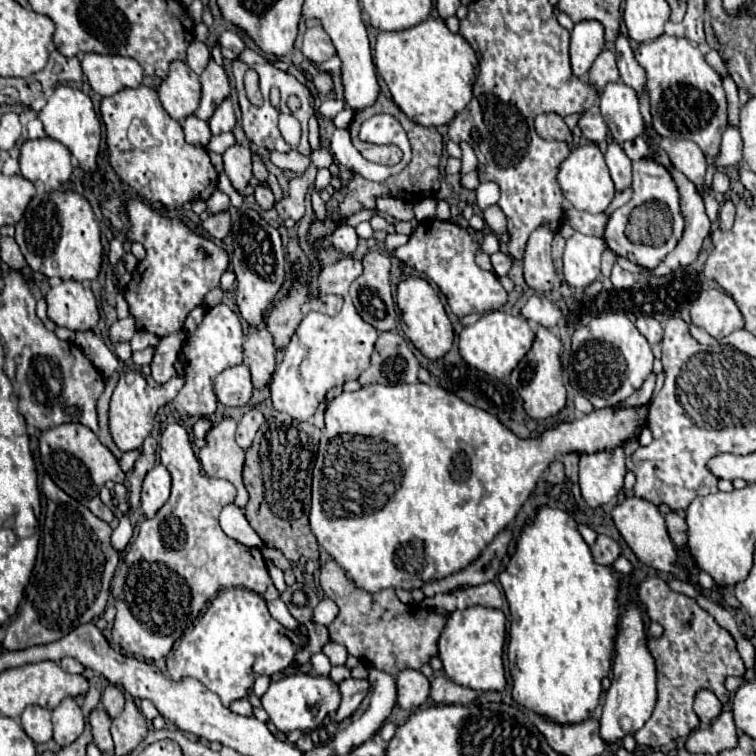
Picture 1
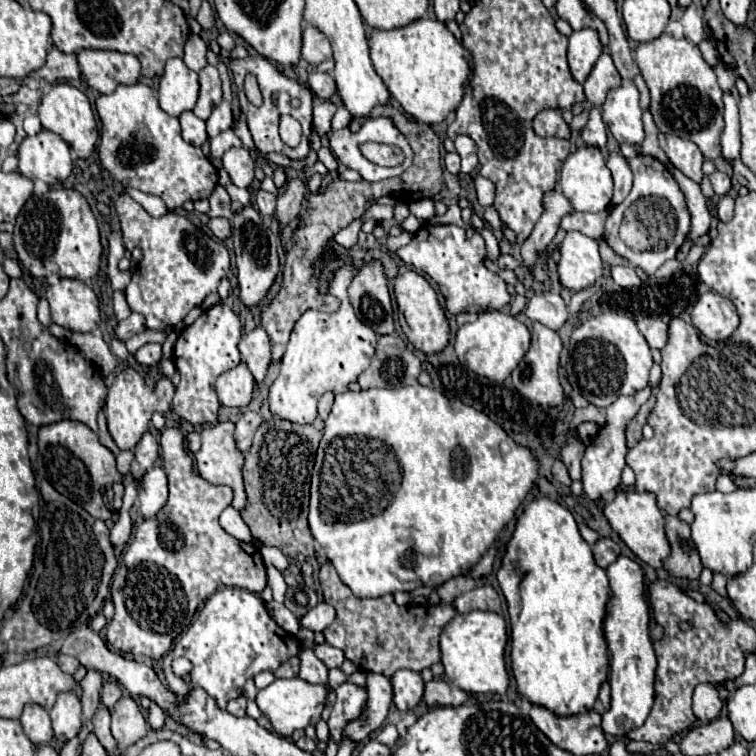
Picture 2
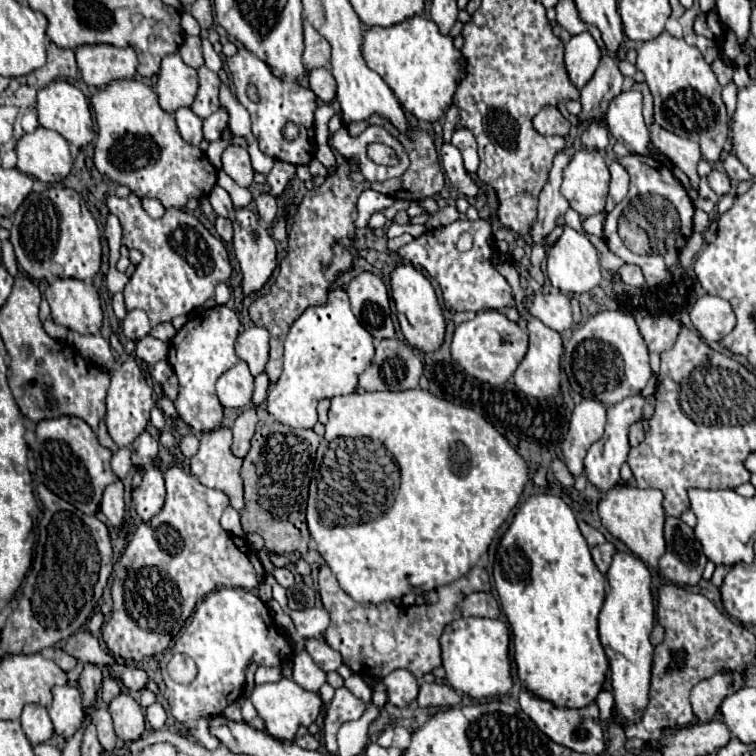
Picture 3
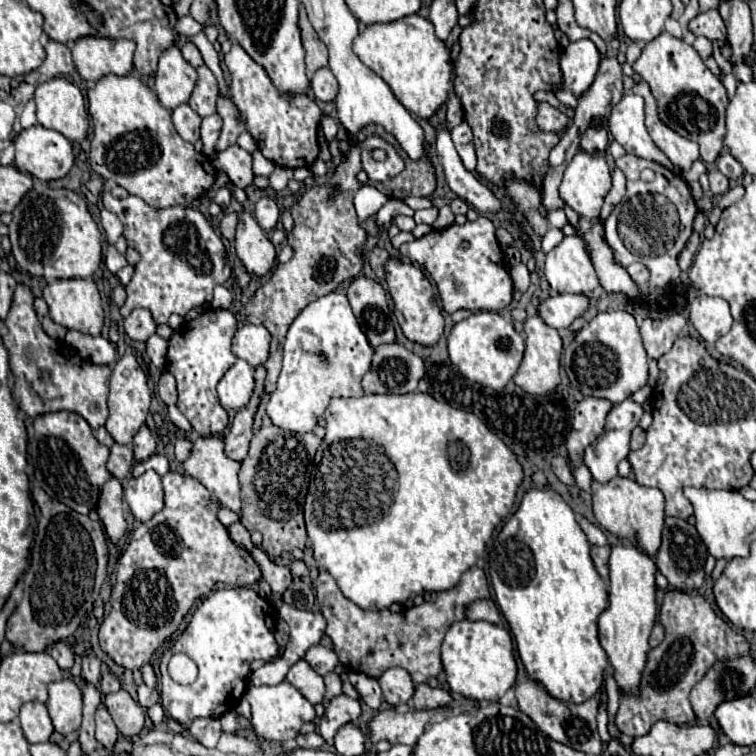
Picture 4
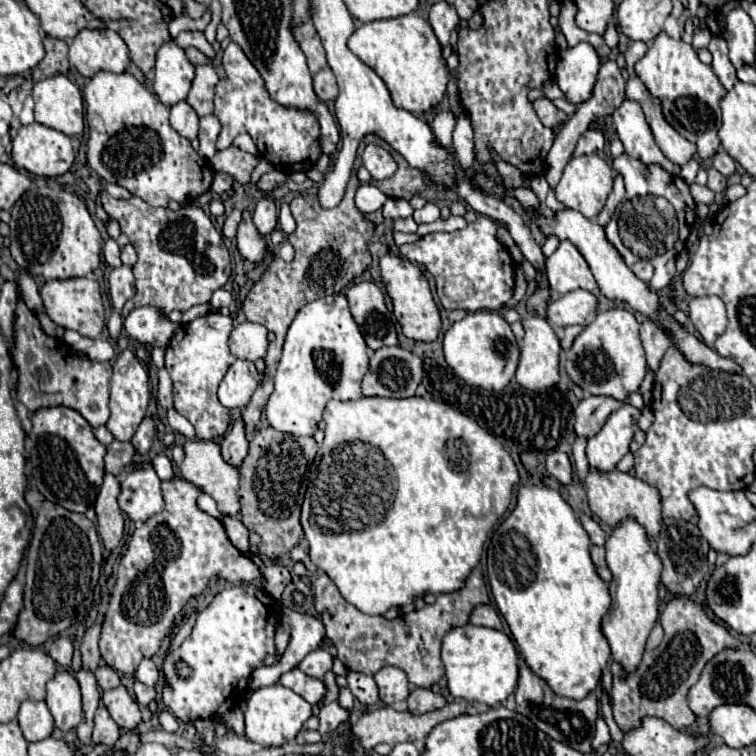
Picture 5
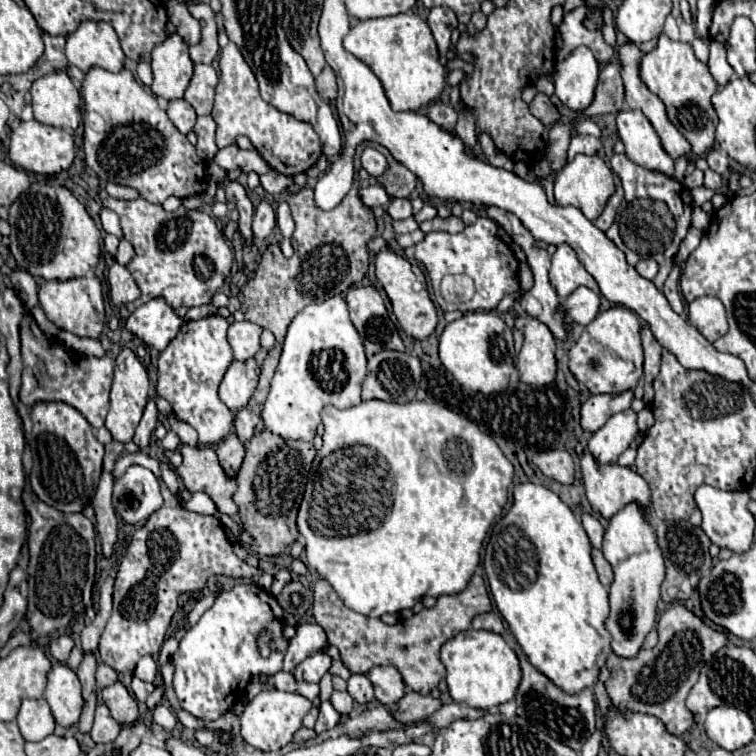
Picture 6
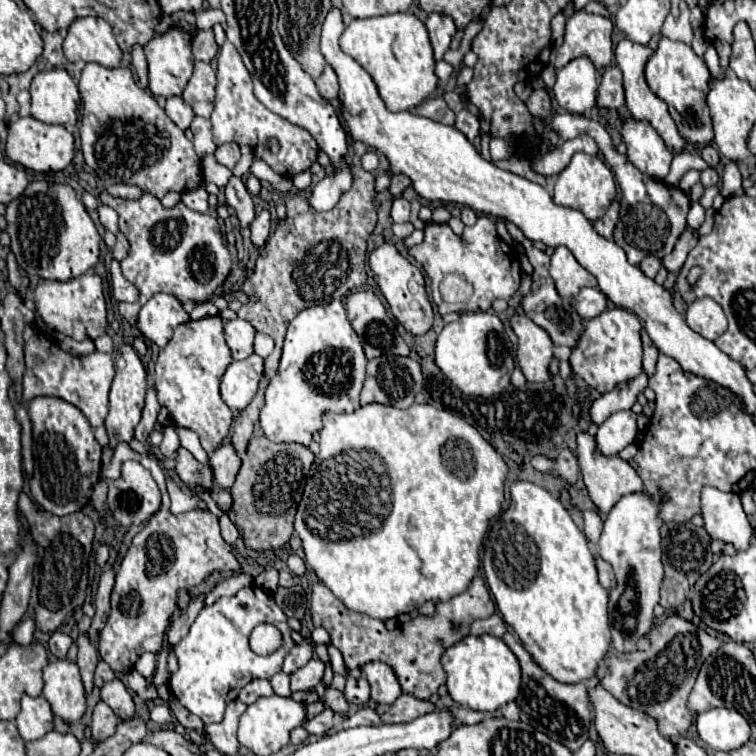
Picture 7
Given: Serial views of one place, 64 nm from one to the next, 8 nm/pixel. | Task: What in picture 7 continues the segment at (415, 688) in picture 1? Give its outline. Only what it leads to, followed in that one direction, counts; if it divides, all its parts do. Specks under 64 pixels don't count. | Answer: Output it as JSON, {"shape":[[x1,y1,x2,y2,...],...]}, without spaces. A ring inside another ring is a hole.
{"shape":[[370,662,362,668,366,680,372,688,372,700,378,704,394,704,394,700,402,694,400,682,394,670,382,662]]}

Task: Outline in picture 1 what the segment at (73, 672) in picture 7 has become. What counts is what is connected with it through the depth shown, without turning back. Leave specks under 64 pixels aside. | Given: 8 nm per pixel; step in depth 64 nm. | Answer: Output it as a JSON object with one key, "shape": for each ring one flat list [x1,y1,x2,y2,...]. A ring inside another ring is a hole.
{"shape":[[64,698,52,712,54,740,60,746,70,746,84,732,84,714,74,698]]}

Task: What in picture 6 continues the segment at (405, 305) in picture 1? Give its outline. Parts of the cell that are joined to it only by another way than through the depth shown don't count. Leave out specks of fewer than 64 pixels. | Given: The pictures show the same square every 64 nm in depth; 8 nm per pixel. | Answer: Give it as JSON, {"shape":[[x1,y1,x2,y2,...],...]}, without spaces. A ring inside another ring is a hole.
{"shape":[[392,250,378,252,374,262,376,262,376,276,384,286,384,292,388,294,394,308,394,316,398,318,406,336,414,340,426,340,428,336,432,336,438,326,438,314,436,314,434,302,430,300,424,272,416,264,410,264,406,258,394,254]]}

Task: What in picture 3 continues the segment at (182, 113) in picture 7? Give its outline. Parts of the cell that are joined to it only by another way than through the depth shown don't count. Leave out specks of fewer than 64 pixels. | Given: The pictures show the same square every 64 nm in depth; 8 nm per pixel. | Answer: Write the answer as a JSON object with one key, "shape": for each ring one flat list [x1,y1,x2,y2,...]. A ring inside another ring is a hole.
{"shape":[[180,108,176,114,176,124,178,124,178,130,180,130,180,136,192,144,192,146,198,146,202,142,202,120,190,110,190,108]]}

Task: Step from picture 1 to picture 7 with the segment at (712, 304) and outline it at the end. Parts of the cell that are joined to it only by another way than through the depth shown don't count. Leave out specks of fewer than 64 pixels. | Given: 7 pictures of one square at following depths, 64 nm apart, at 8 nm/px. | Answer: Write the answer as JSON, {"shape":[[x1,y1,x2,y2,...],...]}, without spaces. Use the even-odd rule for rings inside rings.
{"shape":[[712,298,694,300,686,310,686,322,708,340,716,340,726,332,726,314]]}

